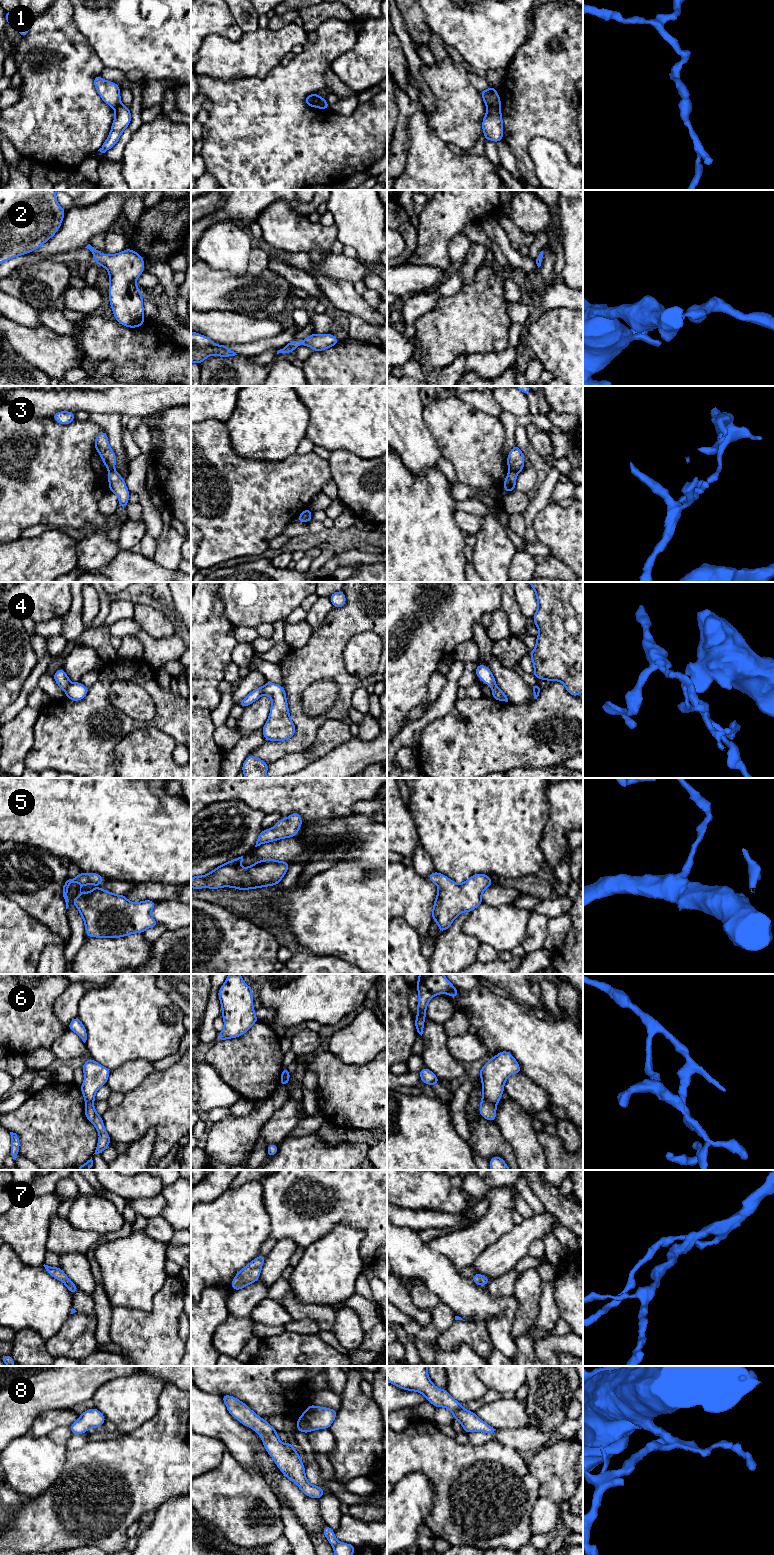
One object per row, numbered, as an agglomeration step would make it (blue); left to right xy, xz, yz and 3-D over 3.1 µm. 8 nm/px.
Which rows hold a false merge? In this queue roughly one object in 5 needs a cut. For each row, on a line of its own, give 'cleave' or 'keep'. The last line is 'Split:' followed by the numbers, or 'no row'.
1: cleave
2: keep
3: cleave
4: cleave
5: keep
6: cleave
7: keep
8: keep
Split: 1, 3, 4, 6

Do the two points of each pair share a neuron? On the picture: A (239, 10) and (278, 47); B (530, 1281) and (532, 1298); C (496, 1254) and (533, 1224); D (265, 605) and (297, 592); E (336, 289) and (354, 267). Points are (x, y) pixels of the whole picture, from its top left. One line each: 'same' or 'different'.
A: different
B: same
C: same
D: same
E: different

